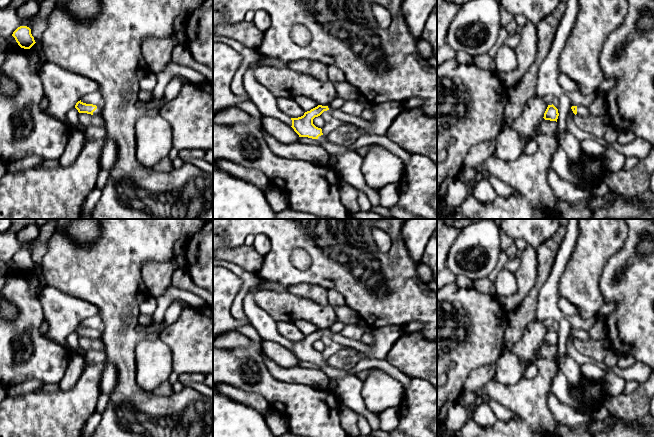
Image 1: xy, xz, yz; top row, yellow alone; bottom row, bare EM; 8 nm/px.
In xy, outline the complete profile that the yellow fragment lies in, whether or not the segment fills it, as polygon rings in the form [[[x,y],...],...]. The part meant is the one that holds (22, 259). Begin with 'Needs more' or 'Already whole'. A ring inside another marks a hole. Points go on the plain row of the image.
Already whole. [[[27,250],[18,251],[12,258],[21,272],[30,273],[36,266],[31,258],[31,253]]]

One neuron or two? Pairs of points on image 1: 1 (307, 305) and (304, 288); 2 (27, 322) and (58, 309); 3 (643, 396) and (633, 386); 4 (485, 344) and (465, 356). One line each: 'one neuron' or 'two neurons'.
1: two neurons
2: two neurons
3: two neurons
4: one neuron

